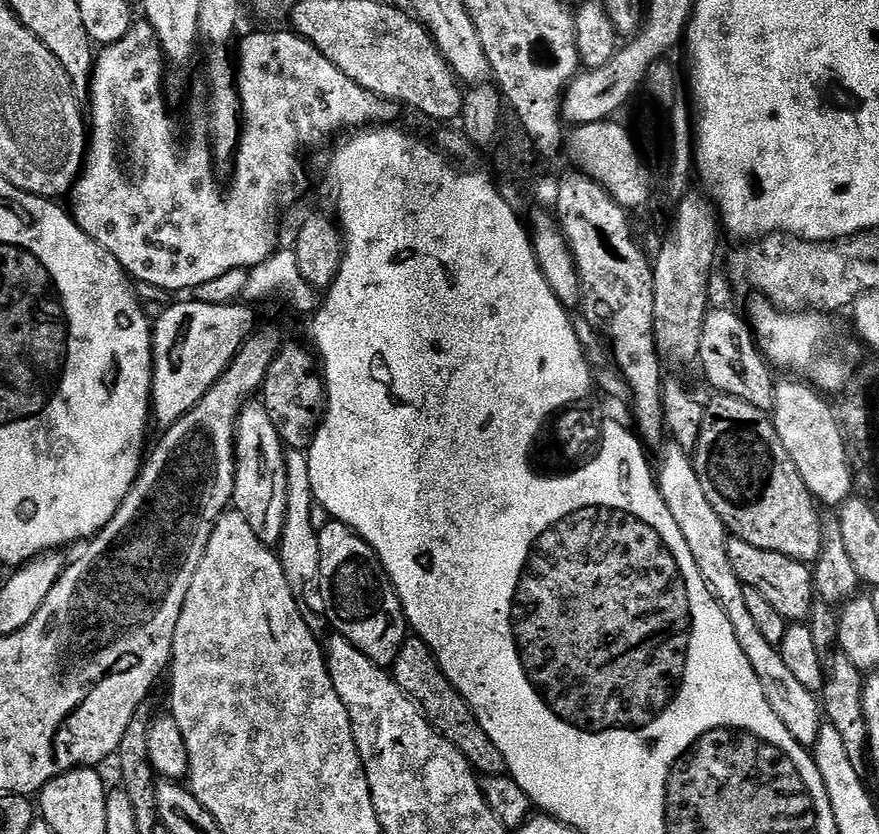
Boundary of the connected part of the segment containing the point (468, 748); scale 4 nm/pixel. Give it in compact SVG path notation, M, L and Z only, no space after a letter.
M415 634L409 635L402 650L398 650L398 658L390 662L390 675L402 694L410 697L424 713L433 730L440 736L445 736L462 753L473 772L480 776L502 776L507 773L508 767L498 746L490 742L490 734L482 730L482 726L476 721L476 715L472 713L462 694L458 694L455 686L448 681L436 662L436 655L428 649L424 640Z

